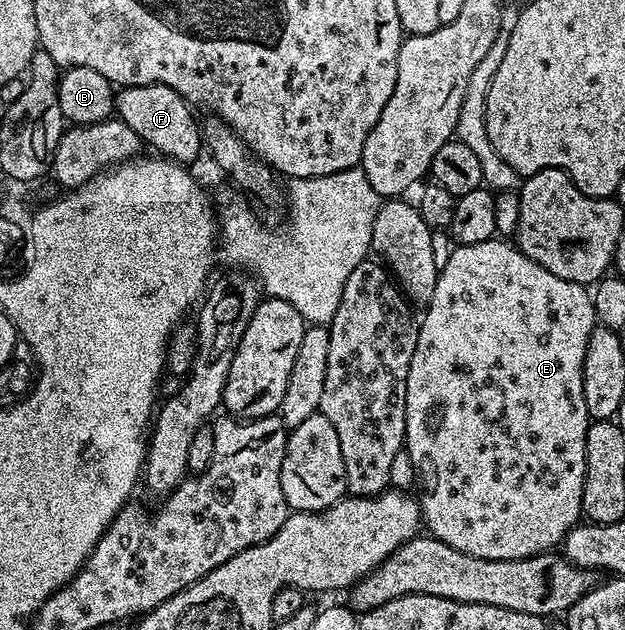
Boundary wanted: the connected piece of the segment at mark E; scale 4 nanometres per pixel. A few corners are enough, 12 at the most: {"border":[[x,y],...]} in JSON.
{"border":[[453,249],[404,450],[427,533],[555,551],[584,513],[591,293]]}

